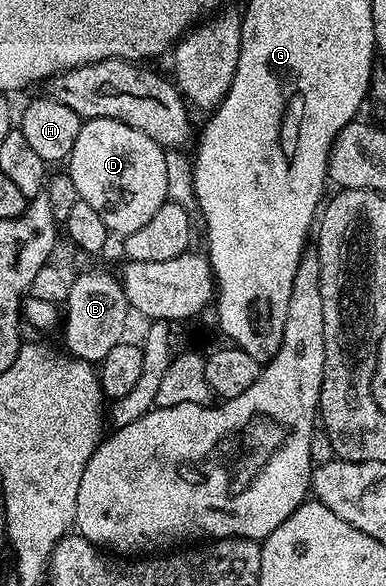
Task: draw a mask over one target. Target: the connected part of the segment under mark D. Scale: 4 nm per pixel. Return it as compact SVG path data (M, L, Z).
M87 118L80 128L80 136L76 136L76 144L72 144L72 152L68 159L68 173L72 184L76 184L79 199L92 204L92 208L100 212L100 220L104 220L106 227L112 232L118 232L121 226L135 230L144 228L144 224L148 224L148 220L152 220L152 216L156 216L158 209L168 200L165 154L166 150L158 146L156 140L144 136L144 132L136 132L136 128L120 120Z

